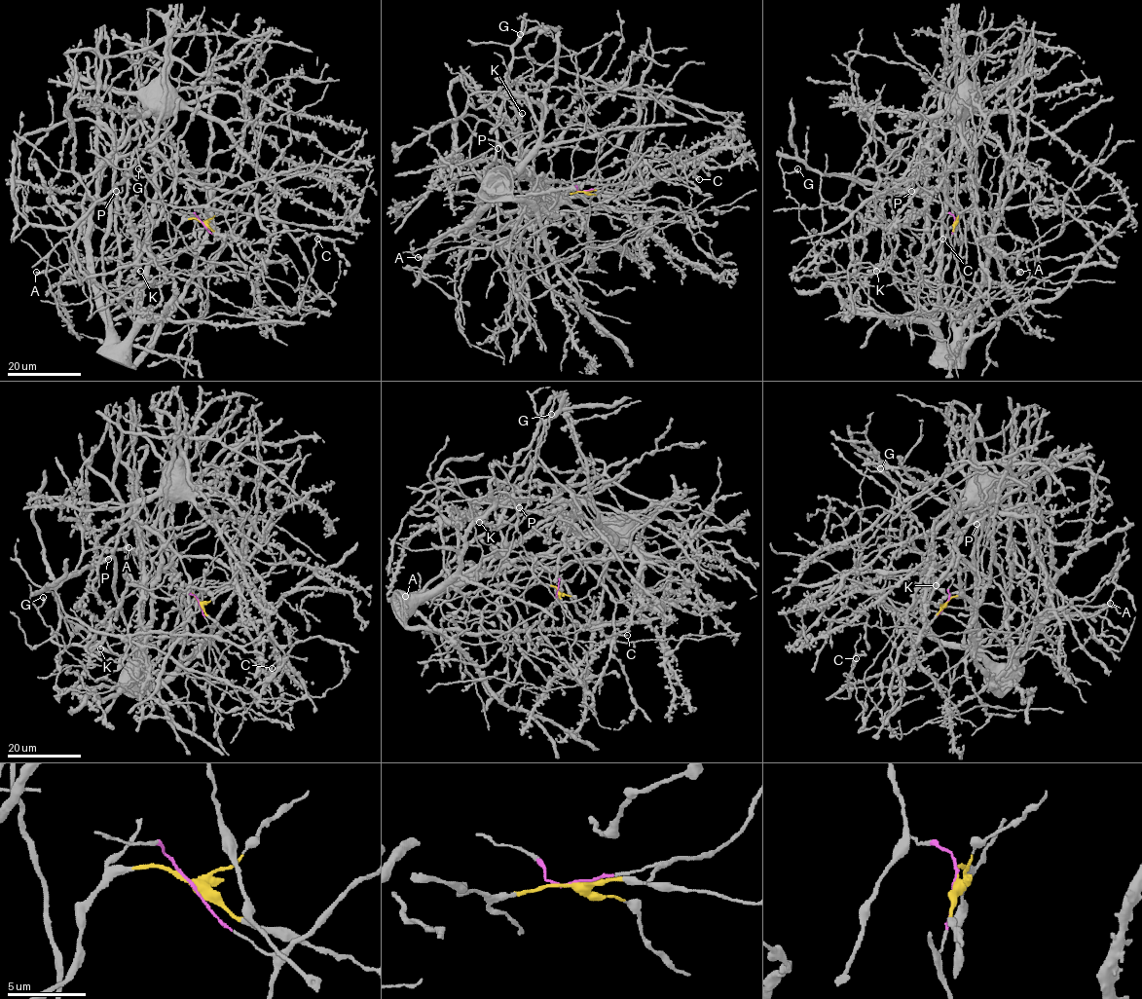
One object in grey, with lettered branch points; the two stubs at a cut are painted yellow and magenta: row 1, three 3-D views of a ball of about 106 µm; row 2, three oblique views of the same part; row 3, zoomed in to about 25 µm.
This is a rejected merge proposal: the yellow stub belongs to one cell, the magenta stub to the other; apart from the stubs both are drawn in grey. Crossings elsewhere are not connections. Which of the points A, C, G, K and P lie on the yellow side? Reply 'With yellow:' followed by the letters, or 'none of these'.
With yellow: A, C, P

